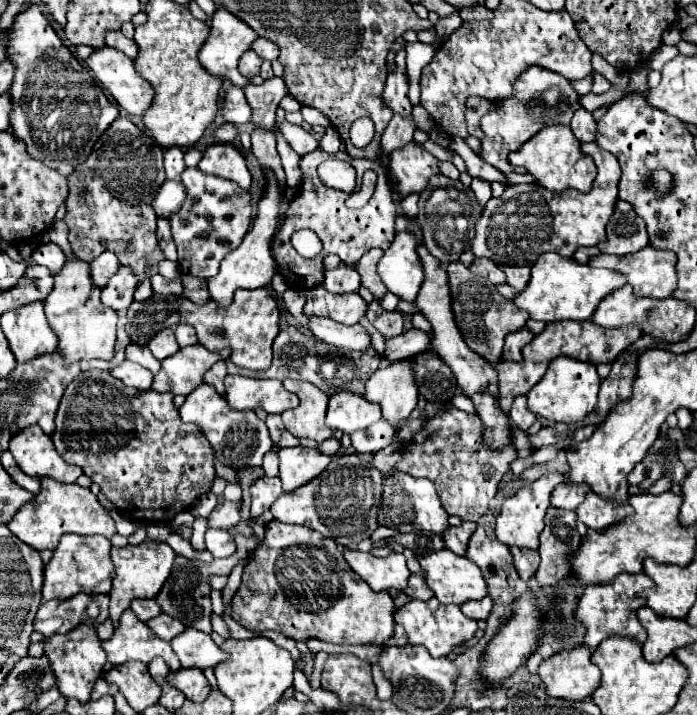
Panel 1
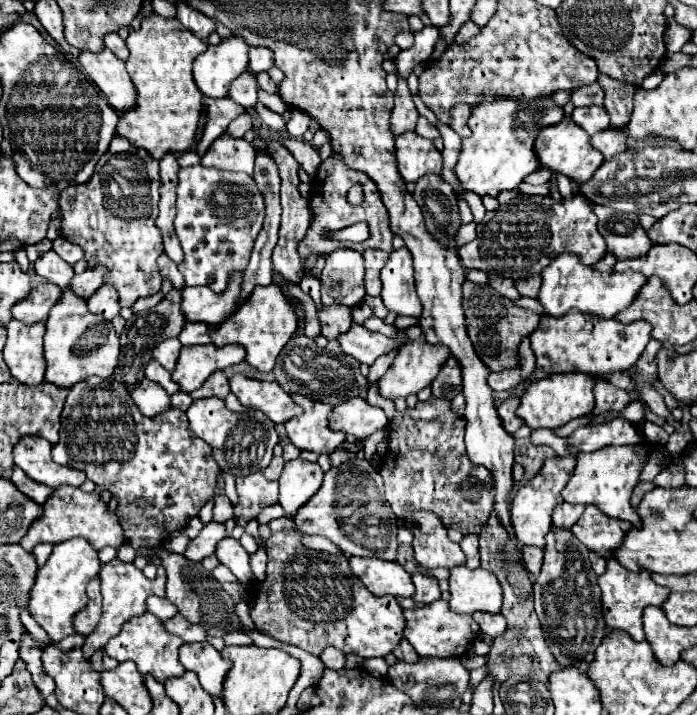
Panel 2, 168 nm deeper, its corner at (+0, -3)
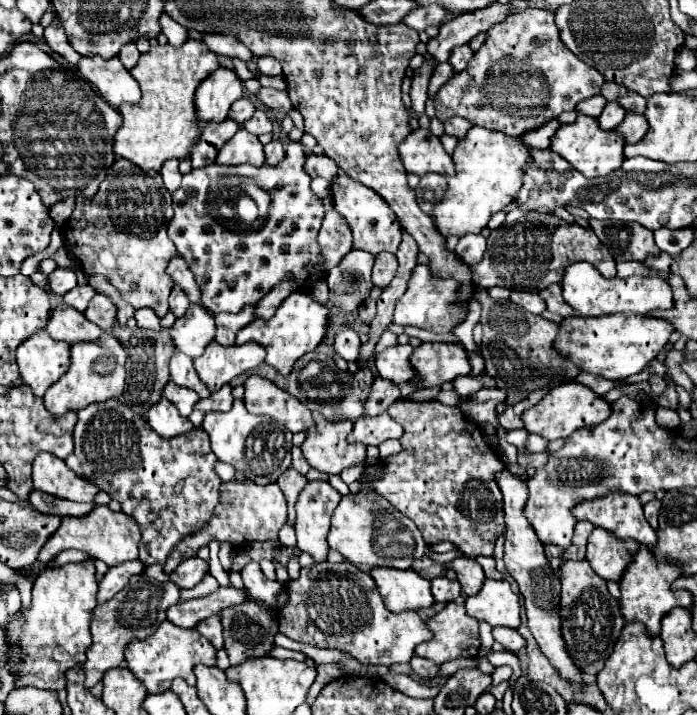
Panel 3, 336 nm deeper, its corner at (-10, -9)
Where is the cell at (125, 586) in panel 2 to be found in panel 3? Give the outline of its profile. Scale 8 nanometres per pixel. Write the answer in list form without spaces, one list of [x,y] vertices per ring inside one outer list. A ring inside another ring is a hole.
[[[117,617],[115,623],[91,623],[93,645],[87,649],[87,661],[83,665],[85,671],[85,687],[91,689],[97,681],[101,681],[103,673],[111,667],[119,667],[123,661],[123,651],[133,639],[145,639],[155,631],[157,623],[149,627],[129,627],[123,625]]]

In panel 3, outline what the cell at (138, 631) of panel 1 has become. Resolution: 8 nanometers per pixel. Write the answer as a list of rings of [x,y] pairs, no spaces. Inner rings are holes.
[[[163,621],[151,637],[143,641],[131,641],[131,645],[127,645],[125,661],[129,663],[129,671],[143,683],[147,693],[163,693],[171,687],[175,677],[183,677],[189,685],[195,685],[193,667],[199,663],[217,665],[215,653],[217,649],[211,645],[211,641],[207,641],[195,629],[183,629],[171,621]]]

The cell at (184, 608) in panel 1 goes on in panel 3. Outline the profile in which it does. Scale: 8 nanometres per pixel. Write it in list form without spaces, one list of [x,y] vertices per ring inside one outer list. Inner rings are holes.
[[[255,601],[229,607],[221,611],[221,617],[223,617],[223,633],[225,633],[225,651],[229,655],[231,665],[241,665],[247,659],[267,657],[269,651],[275,647],[273,639],[279,633],[279,621],[275,613],[259,607]]]

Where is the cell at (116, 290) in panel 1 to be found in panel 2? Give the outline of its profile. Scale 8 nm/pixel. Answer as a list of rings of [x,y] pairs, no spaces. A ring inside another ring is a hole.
[[[109,283],[101,285],[89,299],[87,299],[89,311],[91,313],[99,313],[105,319],[113,319],[115,315],[119,315],[119,295],[115,287],[109,287]]]

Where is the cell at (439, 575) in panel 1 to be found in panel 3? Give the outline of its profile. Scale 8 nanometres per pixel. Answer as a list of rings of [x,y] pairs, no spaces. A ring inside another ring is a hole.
[[[487,579],[483,589],[467,597],[465,609],[471,617],[487,621],[491,627],[511,627],[517,629],[519,619],[519,597],[511,591],[509,581],[493,581]]]

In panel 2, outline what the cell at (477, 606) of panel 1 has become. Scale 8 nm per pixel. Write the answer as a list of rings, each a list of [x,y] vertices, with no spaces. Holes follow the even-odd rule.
[[[473,613],[473,619],[475,623],[481,627],[481,633],[485,635],[491,635],[491,637],[497,637],[505,631],[507,623],[505,623],[505,617],[499,613],[499,615],[489,615],[489,613]]]

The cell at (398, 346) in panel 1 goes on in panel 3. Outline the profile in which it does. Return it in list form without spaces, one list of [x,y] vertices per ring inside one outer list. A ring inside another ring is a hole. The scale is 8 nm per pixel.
[[[377,377],[373,381],[373,387],[369,391],[369,397],[365,401],[365,413],[367,417],[375,417],[379,413],[385,413],[387,407],[401,397],[401,391],[395,389],[391,381],[383,381],[383,377]]]

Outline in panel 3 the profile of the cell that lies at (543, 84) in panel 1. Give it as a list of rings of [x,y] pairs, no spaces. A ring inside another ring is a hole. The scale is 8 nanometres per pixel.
[[[471,127],[467,131],[467,137],[459,141],[459,145],[453,151],[453,161],[455,161],[455,175],[447,177],[447,193],[441,203],[437,203],[431,211],[431,219],[435,229],[447,239],[451,235],[463,237],[467,233],[481,233],[481,229],[487,225],[491,215],[503,211],[513,197],[519,193],[523,185],[523,171],[521,167],[529,163],[529,149],[527,145],[521,143],[521,137],[507,137],[497,131],[487,131],[483,127]]]

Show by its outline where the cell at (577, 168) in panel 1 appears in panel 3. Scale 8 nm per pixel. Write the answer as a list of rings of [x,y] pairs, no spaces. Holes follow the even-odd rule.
[[[583,113],[577,115],[575,123],[561,125],[551,139],[551,149],[559,153],[563,159],[567,159],[585,177],[605,177],[607,173],[619,169],[619,165],[623,163],[623,147],[625,141],[623,137],[619,137],[617,131],[599,129],[597,119],[587,117]]]

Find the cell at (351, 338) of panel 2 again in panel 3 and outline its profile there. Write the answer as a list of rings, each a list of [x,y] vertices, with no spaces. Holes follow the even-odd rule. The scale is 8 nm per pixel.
[[[407,343],[407,345],[393,345],[393,347],[377,353],[377,357],[375,357],[379,375],[383,379],[393,381],[401,389],[401,395],[419,391],[419,389],[411,389],[411,385],[407,385],[407,381],[411,381],[411,377],[415,377],[415,369],[411,369],[411,363],[409,363],[411,353],[413,353],[413,347]]]

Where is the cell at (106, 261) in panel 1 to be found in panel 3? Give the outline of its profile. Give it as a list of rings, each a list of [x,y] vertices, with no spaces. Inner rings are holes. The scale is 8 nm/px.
[[[83,285],[83,287],[75,287],[69,293],[63,295],[63,303],[79,309],[81,313],[87,309],[87,303],[91,301],[91,297],[95,295],[95,289],[91,285]]]

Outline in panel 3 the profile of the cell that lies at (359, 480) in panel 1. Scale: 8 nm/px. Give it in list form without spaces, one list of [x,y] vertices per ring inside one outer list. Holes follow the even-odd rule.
[[[359,491],[349,493],[337,505],[331,517],[331,531],[327,535],[329,547],[339,551],[347,561],[353,565],[367,565],[367,567],[397,567],[397,569],[411,569],[411,563],[427,553],[427,543],[423,541],[417,525],[401,515],[397,509],[379,497],[375,491]]]

